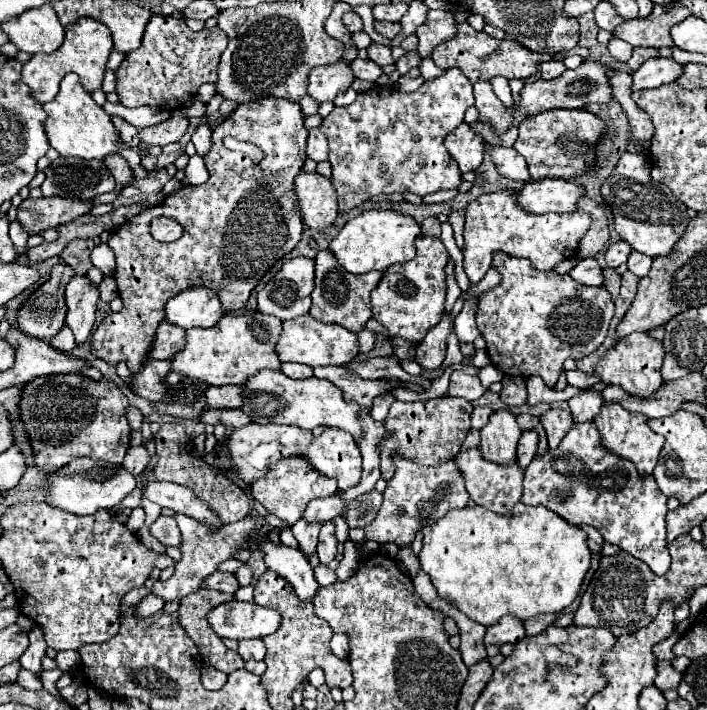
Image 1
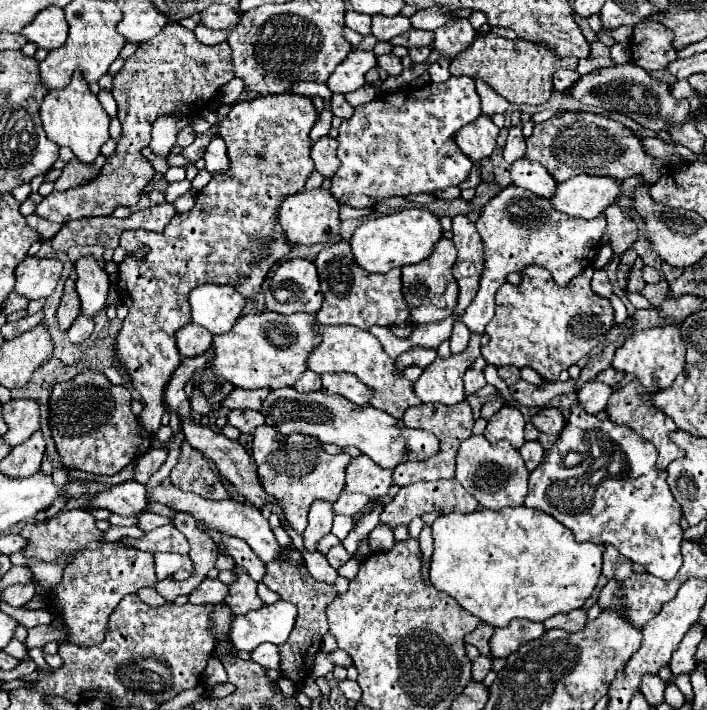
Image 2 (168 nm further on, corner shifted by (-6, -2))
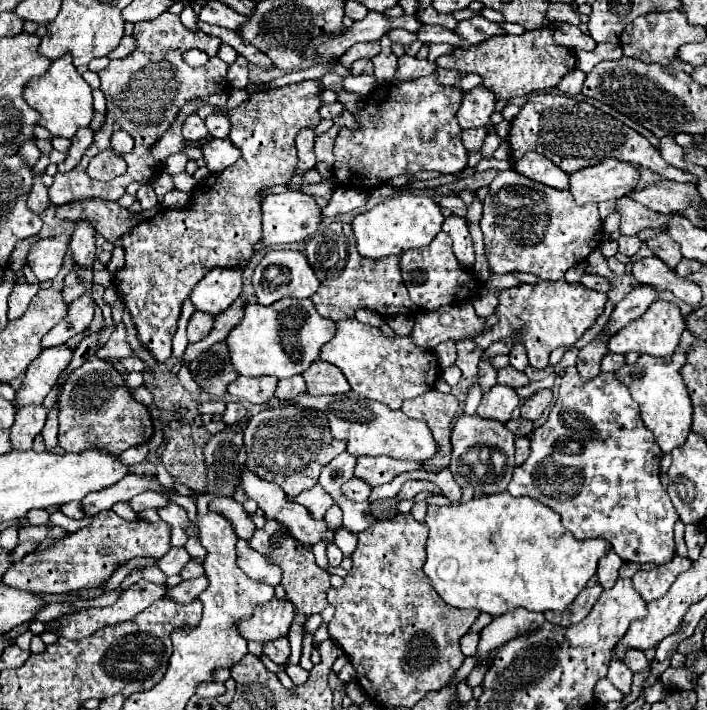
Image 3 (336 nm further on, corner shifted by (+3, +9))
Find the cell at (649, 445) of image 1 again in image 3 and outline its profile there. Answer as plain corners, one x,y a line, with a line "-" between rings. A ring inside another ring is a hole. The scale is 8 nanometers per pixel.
677,350
671,360
663,360
659,356
647,356
641,354
635,364
625,364
621,372
617,372
617,378
625,382
631,390
631,396
635,402
639,402
641,418
645,426
655,434
655,442
663,450
663,454
671,452
673,448
679,448
691,430
691,398
685,388
681,368
685,366
685,352

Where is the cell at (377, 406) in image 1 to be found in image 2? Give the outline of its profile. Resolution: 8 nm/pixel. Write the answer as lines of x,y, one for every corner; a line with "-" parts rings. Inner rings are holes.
322,323
314,325
314,331
320,335
320,347
316,347
316,351
312,351
312,355
308,355
308,367
316,373
338,373
338,371
348,371
358,375
358,379
362,383
366,383
368,387
374,389
374,397
370,399
370,405
376,409
384,409
386,413
390,413
392,417
400,419
402,413
412,407
422,403
414,391
412,391
412,381
408,381
402,375
394,375
394,359
390,359
380,341
368,333
362,331
358,327
352,325
328,325
324,327

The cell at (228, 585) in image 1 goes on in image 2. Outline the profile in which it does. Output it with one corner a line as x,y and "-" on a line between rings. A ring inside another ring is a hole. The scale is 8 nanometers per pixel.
204,579
190,595
188,601
198,605
198,603
222,603
228,597
228,585
222,583
220,579

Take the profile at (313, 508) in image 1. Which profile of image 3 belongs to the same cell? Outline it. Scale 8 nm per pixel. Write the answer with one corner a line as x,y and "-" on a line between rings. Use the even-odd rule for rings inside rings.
359,478
347,480
341,488
343,488
343,494
345,494
349,500
355,500
355,502
365,502
365,500
369,498
371,490
373,490
367,482
363,482
363,480
359,480

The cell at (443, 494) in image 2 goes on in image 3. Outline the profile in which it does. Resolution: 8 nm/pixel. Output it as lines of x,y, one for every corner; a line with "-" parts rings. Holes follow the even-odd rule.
407,480
399,492
399,500
409,500
409,498
415,498
421,490
433,490
433,492
439,492
439,488
433,484
433,482
427,482
427,480

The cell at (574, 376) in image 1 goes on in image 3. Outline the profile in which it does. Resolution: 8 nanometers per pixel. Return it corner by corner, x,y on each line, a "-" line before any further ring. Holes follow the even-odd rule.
607,354
601,362
601,370
617,372
625,364
625,354

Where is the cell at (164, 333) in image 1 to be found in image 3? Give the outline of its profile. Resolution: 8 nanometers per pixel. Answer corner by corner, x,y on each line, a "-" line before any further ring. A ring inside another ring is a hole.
195,312
191,316
191,320
189,320
189,326
187,326
187,338
189,338
189,342
203,340
203,336
207,336
207,332
211,332
213,322
215,322
213,316
207,316
205,312

